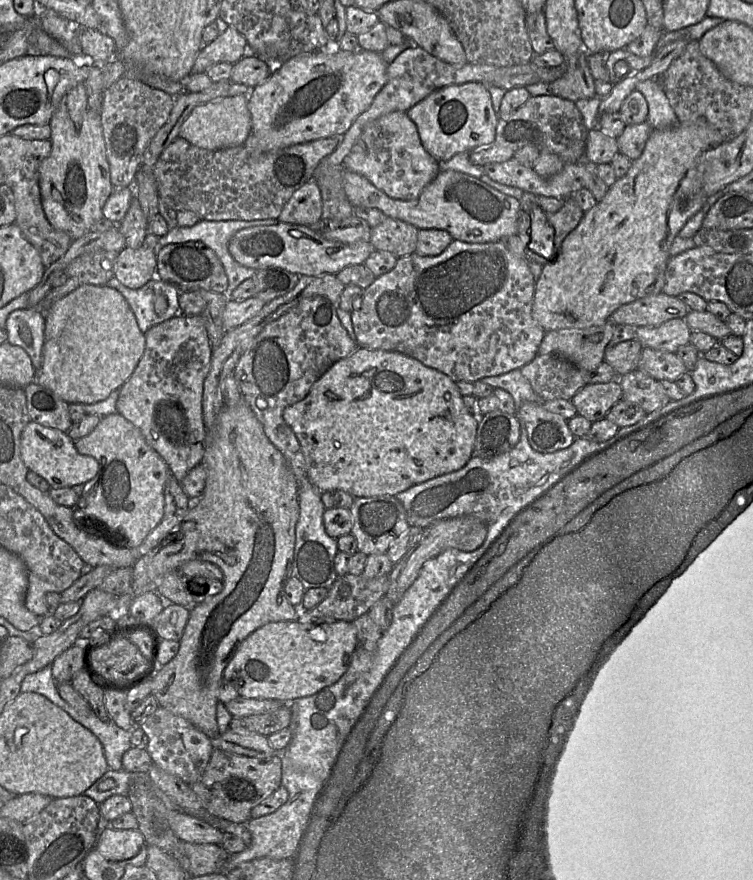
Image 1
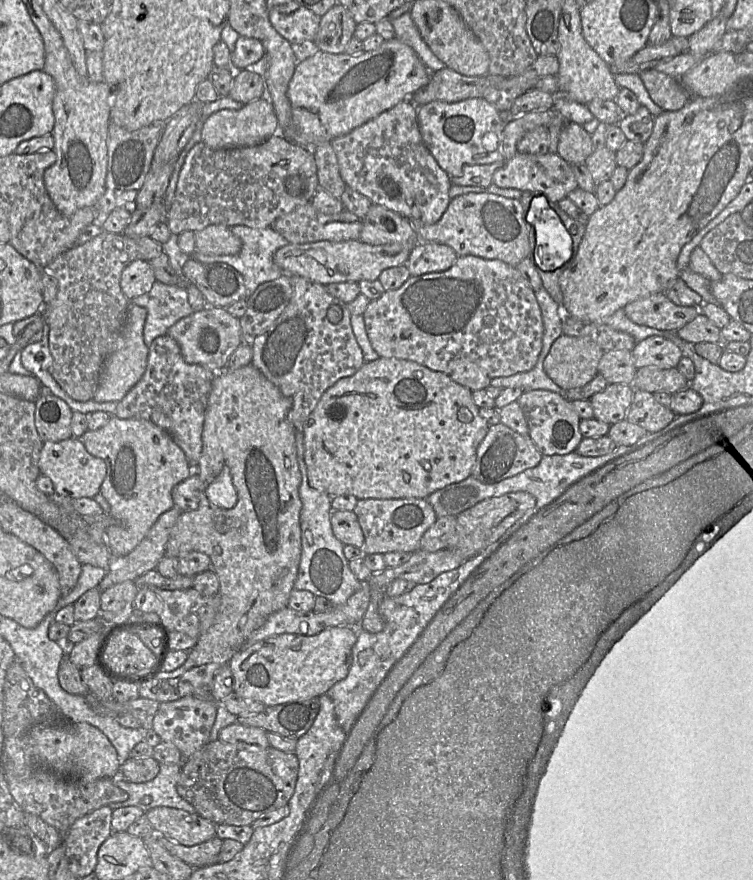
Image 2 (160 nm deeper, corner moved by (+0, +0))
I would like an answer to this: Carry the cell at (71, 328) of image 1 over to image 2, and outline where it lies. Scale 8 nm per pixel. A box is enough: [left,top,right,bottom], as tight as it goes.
[93,303,149,402]

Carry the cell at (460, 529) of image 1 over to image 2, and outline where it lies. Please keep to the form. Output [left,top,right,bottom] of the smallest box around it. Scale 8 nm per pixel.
[441,492,535,559]

